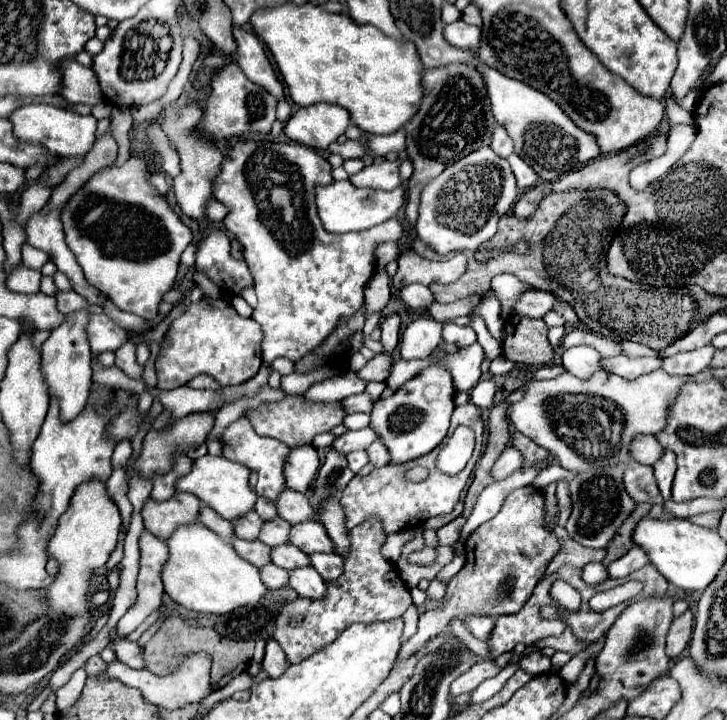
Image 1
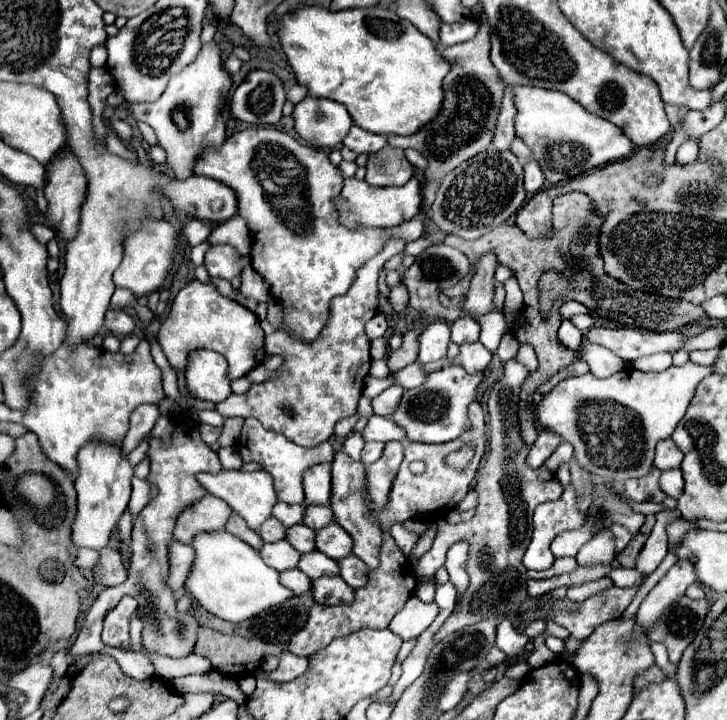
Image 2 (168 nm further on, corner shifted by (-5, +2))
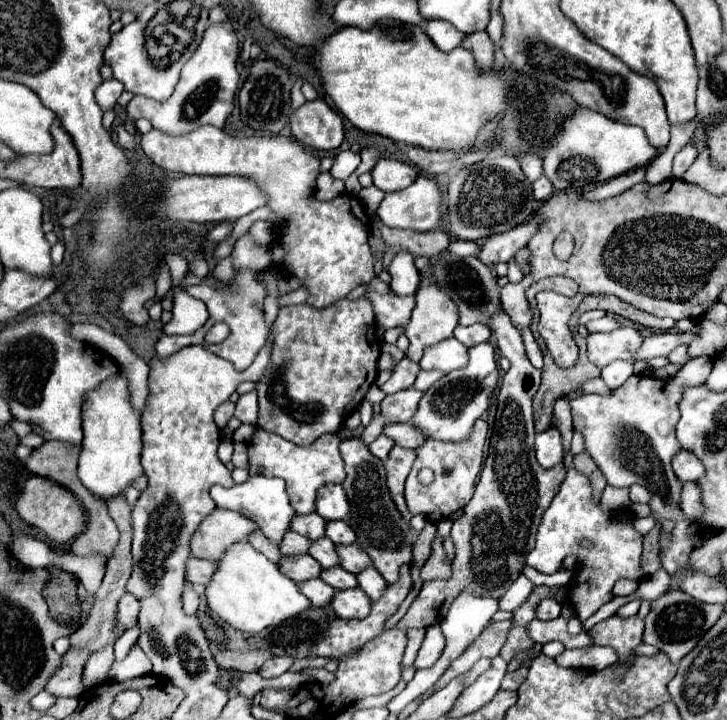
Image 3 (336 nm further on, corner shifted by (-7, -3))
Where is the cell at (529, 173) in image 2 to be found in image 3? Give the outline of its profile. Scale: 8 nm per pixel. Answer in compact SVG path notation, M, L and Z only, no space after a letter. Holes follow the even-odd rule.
M539 177L535 183L533 183L533 197L537 201L547 201L549 197L553 195L553 185L547 177Z

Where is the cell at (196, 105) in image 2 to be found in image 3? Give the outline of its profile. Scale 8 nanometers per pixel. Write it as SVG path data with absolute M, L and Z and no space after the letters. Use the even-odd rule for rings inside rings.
M225 19L221 23L209 25L205 29L205 37L201 45L197 47L193 57L185 63L175 93L163 103L135 95L127 105L127 117L131 121L145 117L151 121L155 129L161 129L163 133L169 135L183 135L201 125L213 125L221 129L235 105L235 91L239 81L239 73L235 67L237 59L239 59L239 45L231 21Z

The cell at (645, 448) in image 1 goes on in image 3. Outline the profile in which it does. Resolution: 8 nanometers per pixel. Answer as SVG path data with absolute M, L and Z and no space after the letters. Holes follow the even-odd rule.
M681 451L679 455L675 455L673 471L681 481L693 481L693 483L697 483L705 475L705 467L689 451Z

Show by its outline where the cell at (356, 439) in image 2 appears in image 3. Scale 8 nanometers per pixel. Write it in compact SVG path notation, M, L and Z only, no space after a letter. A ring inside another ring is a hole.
M377 415L377 417L375 417L375 419L373 419L373 421L371 421L371 423L365 427L365 431L363 431L361 439L363 439L363 441L369 445L369 443L371 443L375 437L379 437L379 435L383 433L385 423L387 423L387 421L385 421L385 417L383 417L383 415Z

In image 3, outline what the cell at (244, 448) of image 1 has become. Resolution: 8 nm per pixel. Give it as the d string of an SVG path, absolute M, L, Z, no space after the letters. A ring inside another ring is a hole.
M259 429L249 443L249 475L265 475L265 477L281 477L287 483L287 493L291 497L291 505L299 515L309 515L315 511L317 491L329 483L343 483L345 469L343 459L339 455L341 439L331 433L313 441L313 445L295 445L275 433L267 433Z

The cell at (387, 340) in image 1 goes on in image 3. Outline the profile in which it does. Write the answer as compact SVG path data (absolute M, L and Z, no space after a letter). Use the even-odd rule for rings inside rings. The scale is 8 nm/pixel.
M399 251L389 265L389 275L391 275L389 287L397 295L413 295L419 287L419 271L415 269L413 259L415 257L409 251Z

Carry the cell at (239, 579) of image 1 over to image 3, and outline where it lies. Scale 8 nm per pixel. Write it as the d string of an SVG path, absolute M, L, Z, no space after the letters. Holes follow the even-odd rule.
M247 541L235 543L231 549L227 549L221 561L217 561L217 571L213 581L207 585L205 595L211 611L245 633L259 633L311 609L311 601L299 591L297 583L285 577L279 571L279 565L269 561Z

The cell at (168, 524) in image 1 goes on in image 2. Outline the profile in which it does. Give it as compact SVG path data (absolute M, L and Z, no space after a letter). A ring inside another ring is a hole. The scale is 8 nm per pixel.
M203 496L191 508L185 508L175 522L175 540L183 544L191 544L191 538L199 532L211 532L211 530L221 530L231 514L231 508L215 498L215 496Z

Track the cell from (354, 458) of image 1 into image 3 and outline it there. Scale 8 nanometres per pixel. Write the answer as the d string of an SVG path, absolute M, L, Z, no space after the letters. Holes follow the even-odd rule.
M379 435L371 445L369 445L369 451L375 455L375 457L379 457L379 459L385 459L387 455L389 455L389 451L391 451L391 447L395 445L395 441L391 439L391 437L385 437L385 435Z

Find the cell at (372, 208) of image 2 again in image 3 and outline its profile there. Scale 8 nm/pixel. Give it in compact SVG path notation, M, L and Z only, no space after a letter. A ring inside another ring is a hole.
M419 175L411 187L387 193L377 213L389 227L433 231L441 219L441 187L435 179Z

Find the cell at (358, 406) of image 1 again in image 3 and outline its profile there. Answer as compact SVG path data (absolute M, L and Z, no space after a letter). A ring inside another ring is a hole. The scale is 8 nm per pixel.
M413 387L387 395L381 401L381 413L385 415L385 419L389 423L405 423L415 415L421 397L423 397L423 393Z

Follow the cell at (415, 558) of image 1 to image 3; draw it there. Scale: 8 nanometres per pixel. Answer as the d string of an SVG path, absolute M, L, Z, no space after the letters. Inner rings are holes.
M439 539L433 541L433 551L431 557L427 559L427 563L421 569L421 577L423 581L431 581L431 579L447 579L452 573L451 563L447 561L447 553L443 549L443 543Z

